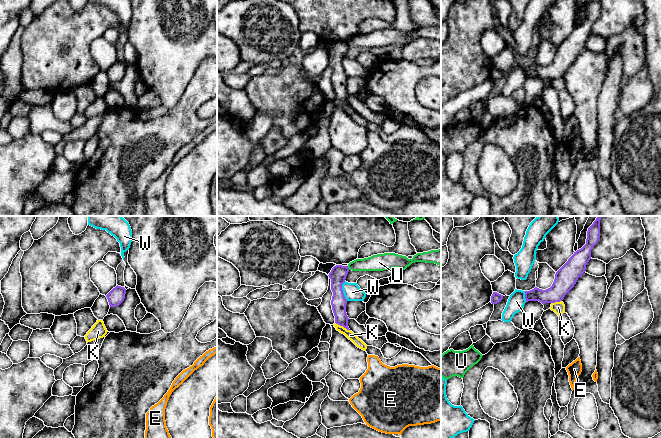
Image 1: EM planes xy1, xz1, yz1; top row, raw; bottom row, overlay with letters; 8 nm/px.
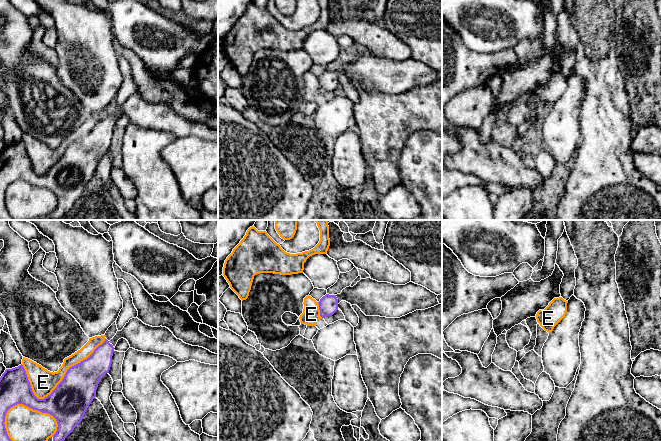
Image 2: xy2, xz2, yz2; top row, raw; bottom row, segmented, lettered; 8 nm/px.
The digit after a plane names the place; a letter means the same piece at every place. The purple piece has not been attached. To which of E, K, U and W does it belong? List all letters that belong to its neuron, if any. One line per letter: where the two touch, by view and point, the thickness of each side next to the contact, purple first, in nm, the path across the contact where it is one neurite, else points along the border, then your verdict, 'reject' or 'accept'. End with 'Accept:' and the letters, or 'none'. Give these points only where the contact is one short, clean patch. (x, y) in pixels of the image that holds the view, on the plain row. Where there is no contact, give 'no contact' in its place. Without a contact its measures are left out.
E: meets purple in xy2 at (67, 147); 320 nm thick on the purple side, 200 nm on the other; reject
K: meets purple in xz1 at (342, 101); 120 nm thick on the purple side, 70 nm on the other; reject
U: meets purple in xz1 at (348, 44); 130 nm thick on the purple side, 130 nm on the other; border along xz1 (347, 42), (349, 45); reject
W: meets purple in xz1 at (342, 67); 130 nm thick on the purple side, 140 nm on the other; reject
Accept: none

